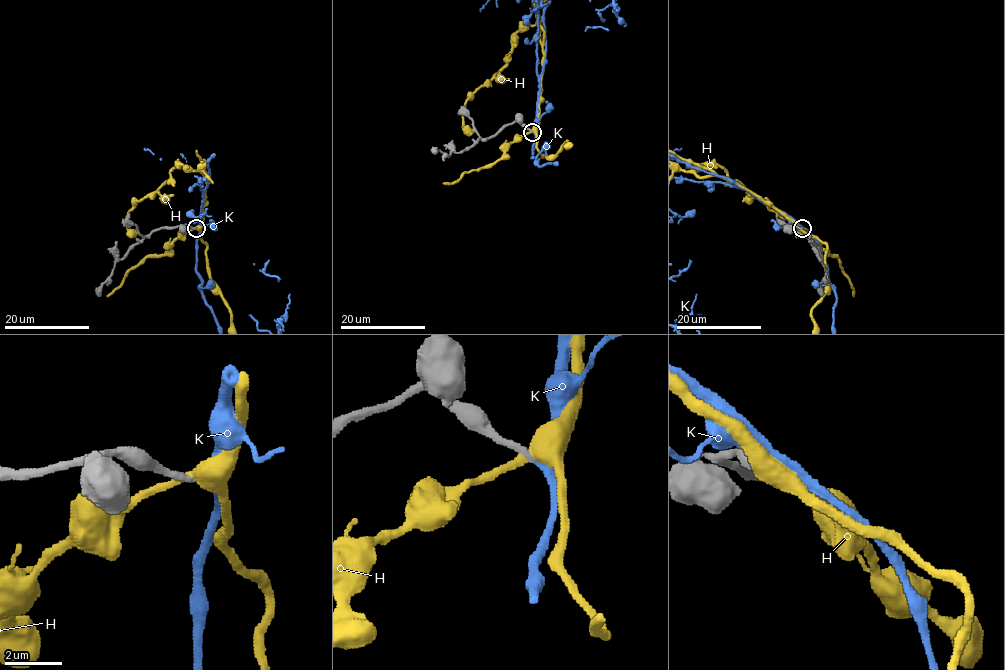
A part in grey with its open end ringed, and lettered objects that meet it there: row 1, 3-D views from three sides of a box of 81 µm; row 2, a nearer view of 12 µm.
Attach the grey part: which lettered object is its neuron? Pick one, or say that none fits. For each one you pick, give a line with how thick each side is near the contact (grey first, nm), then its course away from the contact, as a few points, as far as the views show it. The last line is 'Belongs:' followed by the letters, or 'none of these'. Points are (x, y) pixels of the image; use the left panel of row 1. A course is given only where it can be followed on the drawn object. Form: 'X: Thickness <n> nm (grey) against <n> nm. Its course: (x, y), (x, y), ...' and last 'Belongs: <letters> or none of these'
K: Thickness 240 nm (grey) against 340 nm
Belongs: K

